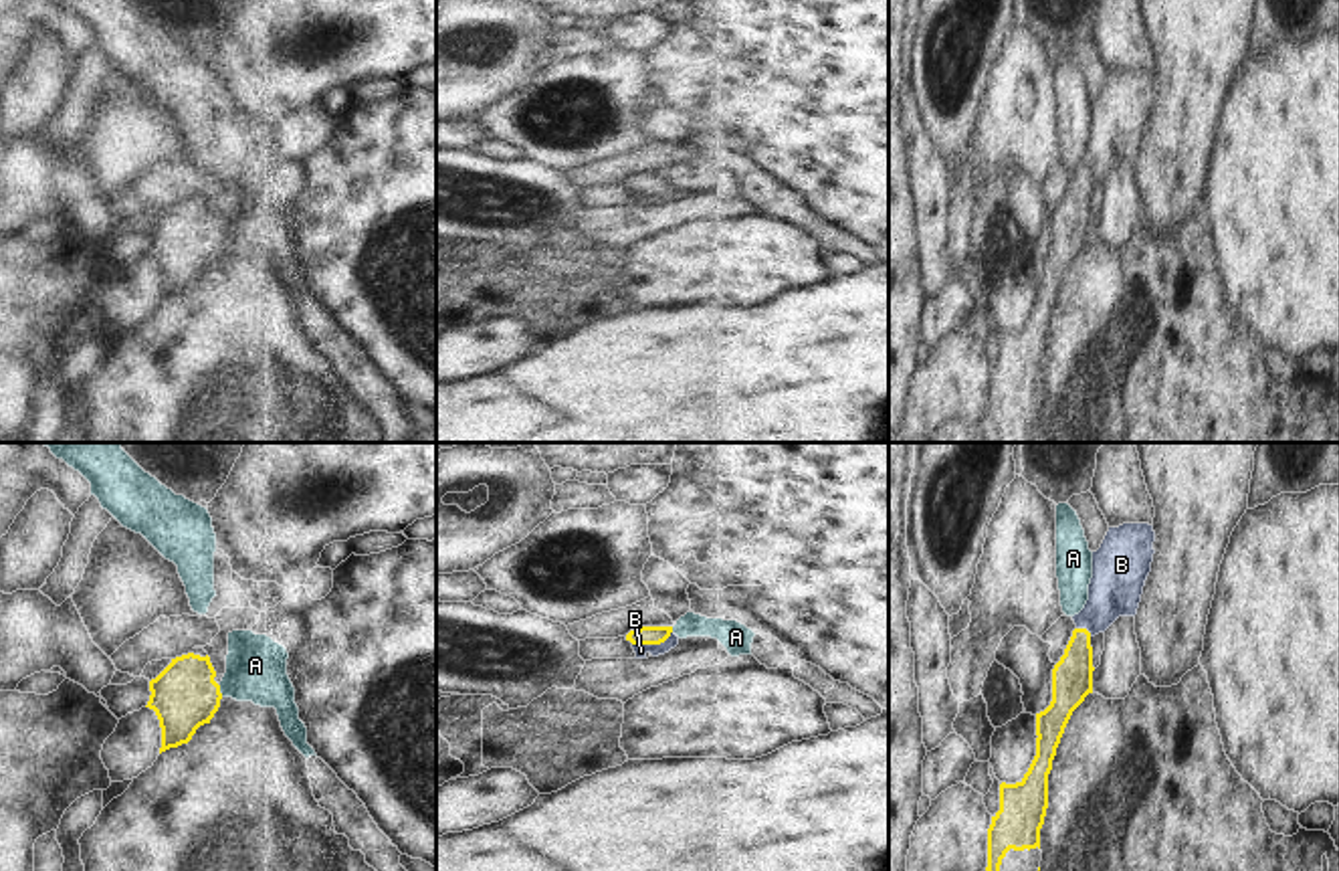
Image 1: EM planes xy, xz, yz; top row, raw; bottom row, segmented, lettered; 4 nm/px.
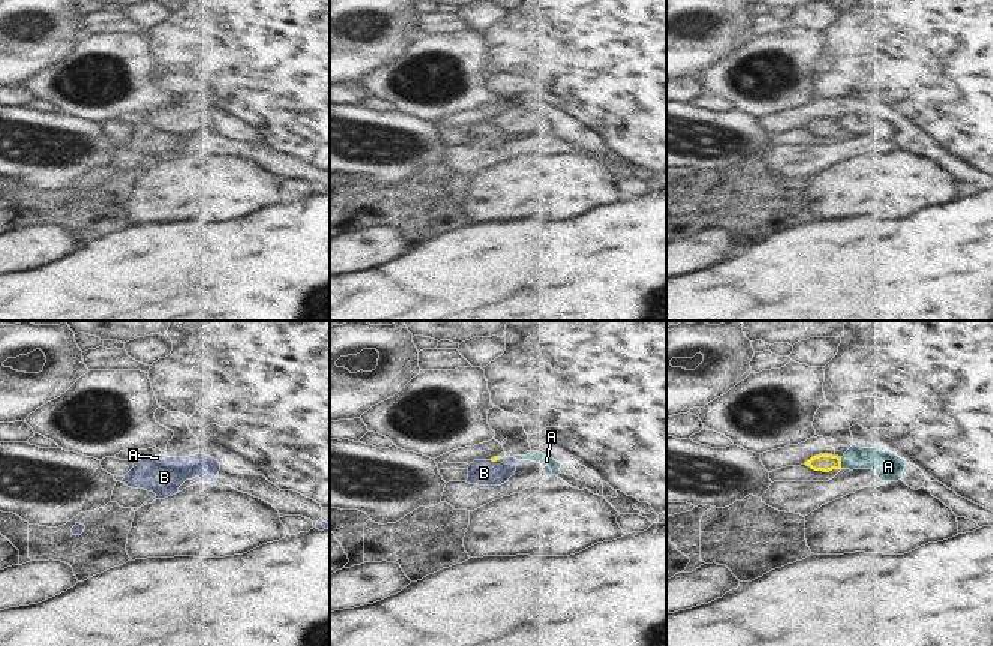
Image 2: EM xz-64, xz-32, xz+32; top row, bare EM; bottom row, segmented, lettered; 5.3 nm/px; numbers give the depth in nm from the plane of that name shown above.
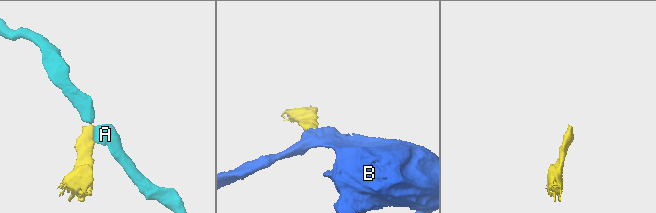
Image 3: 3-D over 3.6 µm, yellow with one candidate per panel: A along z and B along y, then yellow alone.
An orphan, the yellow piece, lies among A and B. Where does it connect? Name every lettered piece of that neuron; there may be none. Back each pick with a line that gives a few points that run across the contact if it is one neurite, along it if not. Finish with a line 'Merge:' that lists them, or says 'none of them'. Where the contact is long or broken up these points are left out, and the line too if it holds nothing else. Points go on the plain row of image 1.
B: line xz (645, 182), (653, 190), (641, 199)
Merge: B

